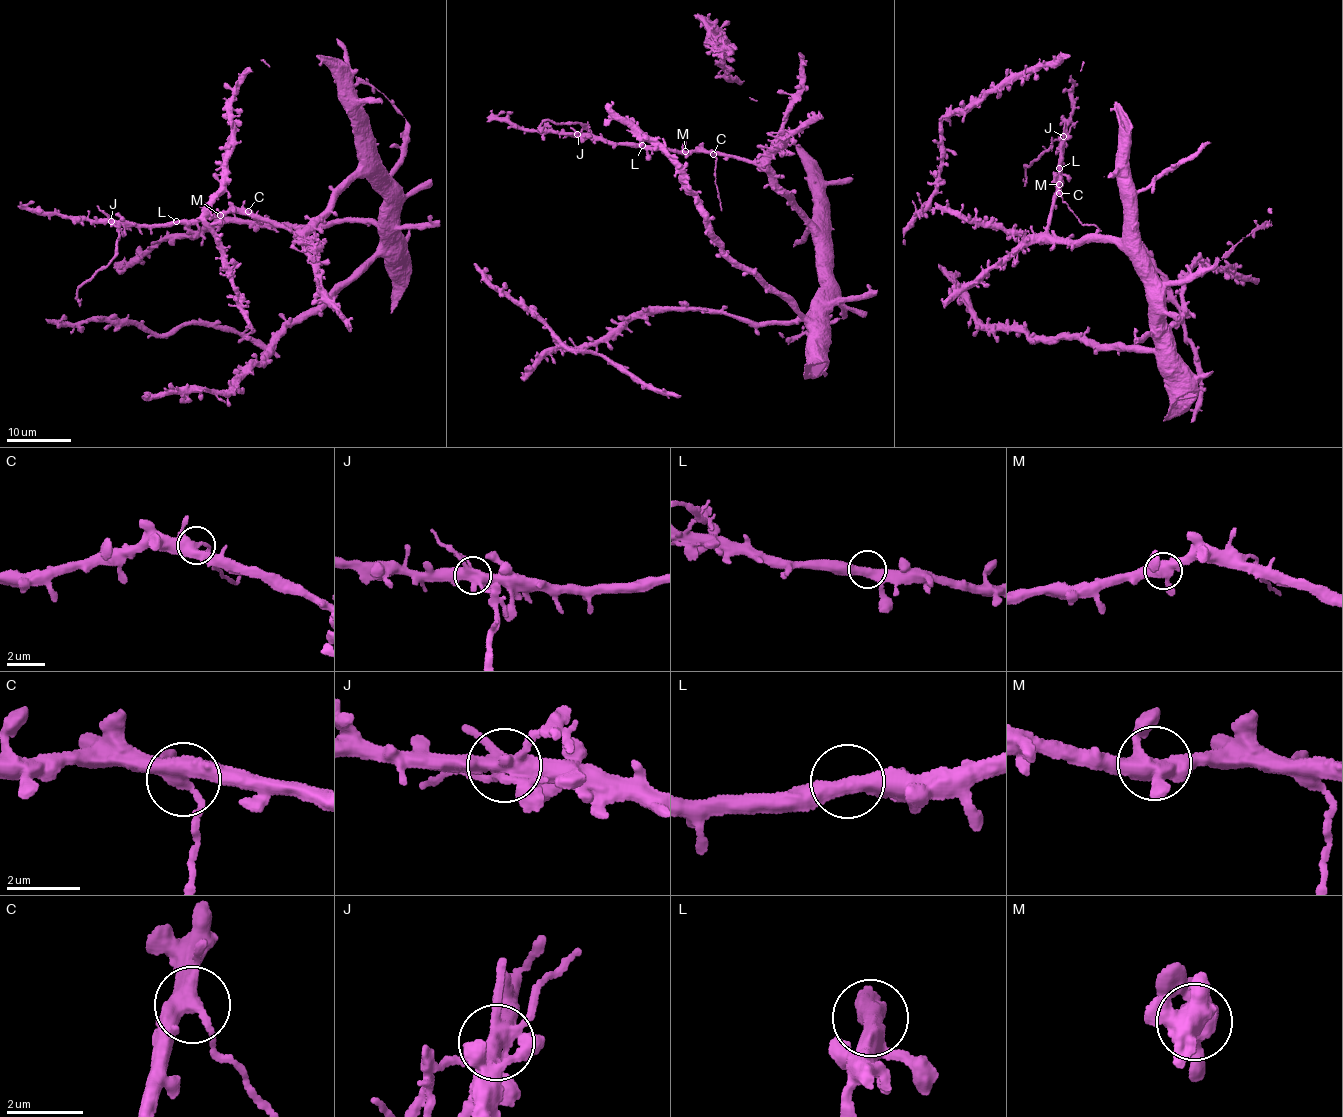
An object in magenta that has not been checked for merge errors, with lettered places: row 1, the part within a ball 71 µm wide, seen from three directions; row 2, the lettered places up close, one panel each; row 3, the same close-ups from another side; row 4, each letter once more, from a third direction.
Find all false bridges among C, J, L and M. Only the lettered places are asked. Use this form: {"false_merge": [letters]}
{"false_merge": ["C", "J"]}

